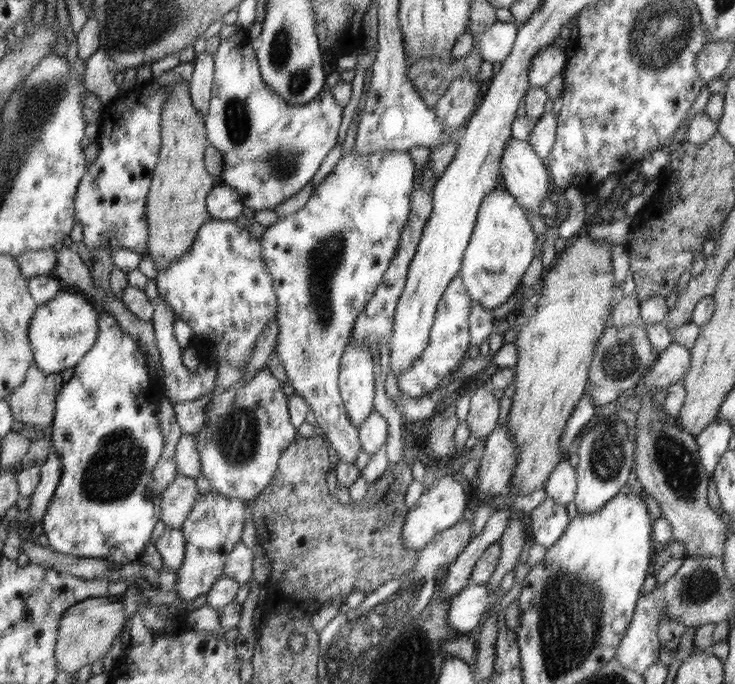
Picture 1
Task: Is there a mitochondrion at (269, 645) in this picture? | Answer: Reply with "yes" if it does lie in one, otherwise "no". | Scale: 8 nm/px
no

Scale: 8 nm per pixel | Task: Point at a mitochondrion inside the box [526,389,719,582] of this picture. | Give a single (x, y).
(680, 469)

